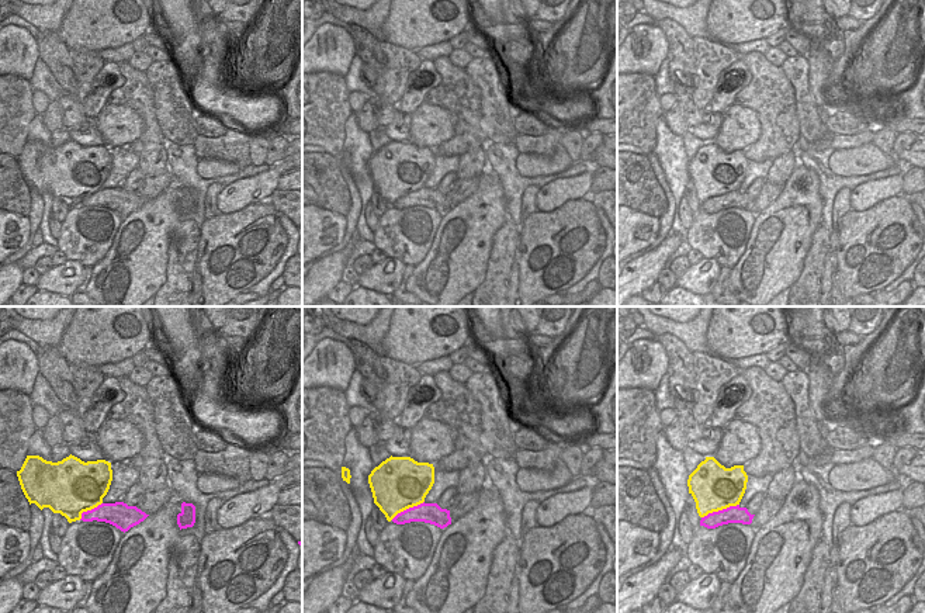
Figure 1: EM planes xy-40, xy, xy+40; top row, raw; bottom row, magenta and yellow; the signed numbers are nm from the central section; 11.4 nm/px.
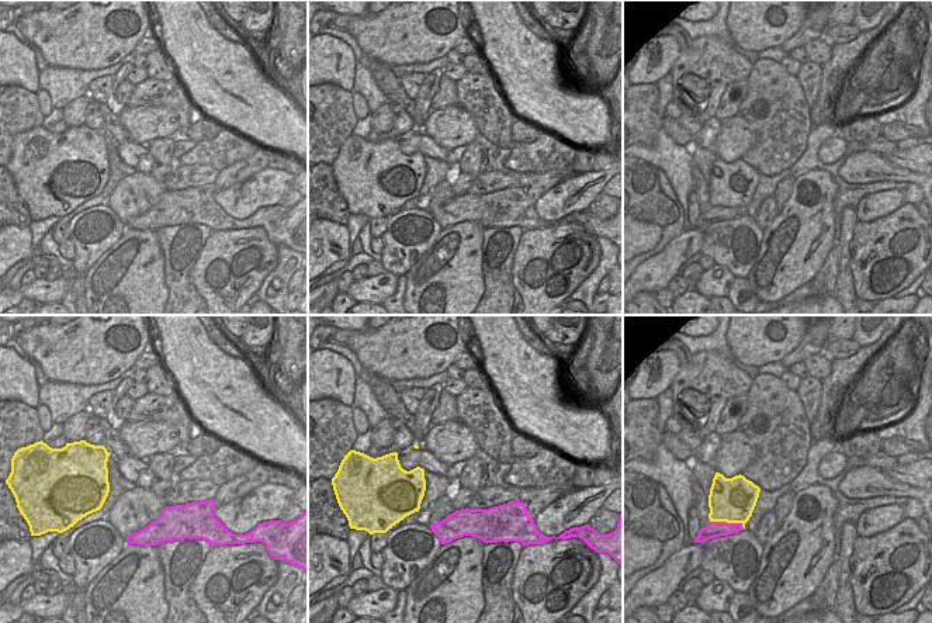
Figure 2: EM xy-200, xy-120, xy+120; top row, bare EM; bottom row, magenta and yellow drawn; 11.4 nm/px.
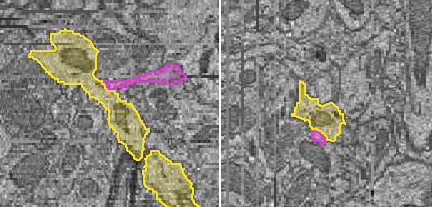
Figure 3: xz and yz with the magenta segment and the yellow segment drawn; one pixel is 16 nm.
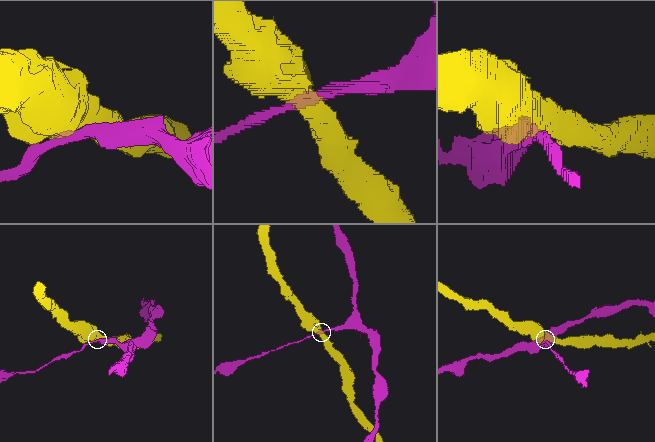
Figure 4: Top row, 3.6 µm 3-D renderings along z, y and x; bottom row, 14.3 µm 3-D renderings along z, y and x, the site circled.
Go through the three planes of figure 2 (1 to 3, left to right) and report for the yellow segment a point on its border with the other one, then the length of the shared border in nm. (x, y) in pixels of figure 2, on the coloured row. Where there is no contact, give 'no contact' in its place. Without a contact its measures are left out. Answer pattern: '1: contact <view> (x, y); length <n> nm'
1: no contact
2: no contact
3: contact xy+120 (726, 522); length 400 nm

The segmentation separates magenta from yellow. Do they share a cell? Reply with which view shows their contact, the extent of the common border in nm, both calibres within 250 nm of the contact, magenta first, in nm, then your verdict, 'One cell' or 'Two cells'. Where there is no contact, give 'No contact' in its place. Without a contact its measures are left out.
Touches magenta in xy+40. Shared border 460 nm. Thickness 190 nm (magenta) against 480 nm. One cell.

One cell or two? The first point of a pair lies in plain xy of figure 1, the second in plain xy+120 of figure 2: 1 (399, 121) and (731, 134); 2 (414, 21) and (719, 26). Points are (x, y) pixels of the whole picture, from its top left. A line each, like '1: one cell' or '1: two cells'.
1: two cells
2: two cells

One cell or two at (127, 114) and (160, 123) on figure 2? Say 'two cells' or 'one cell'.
one cell

